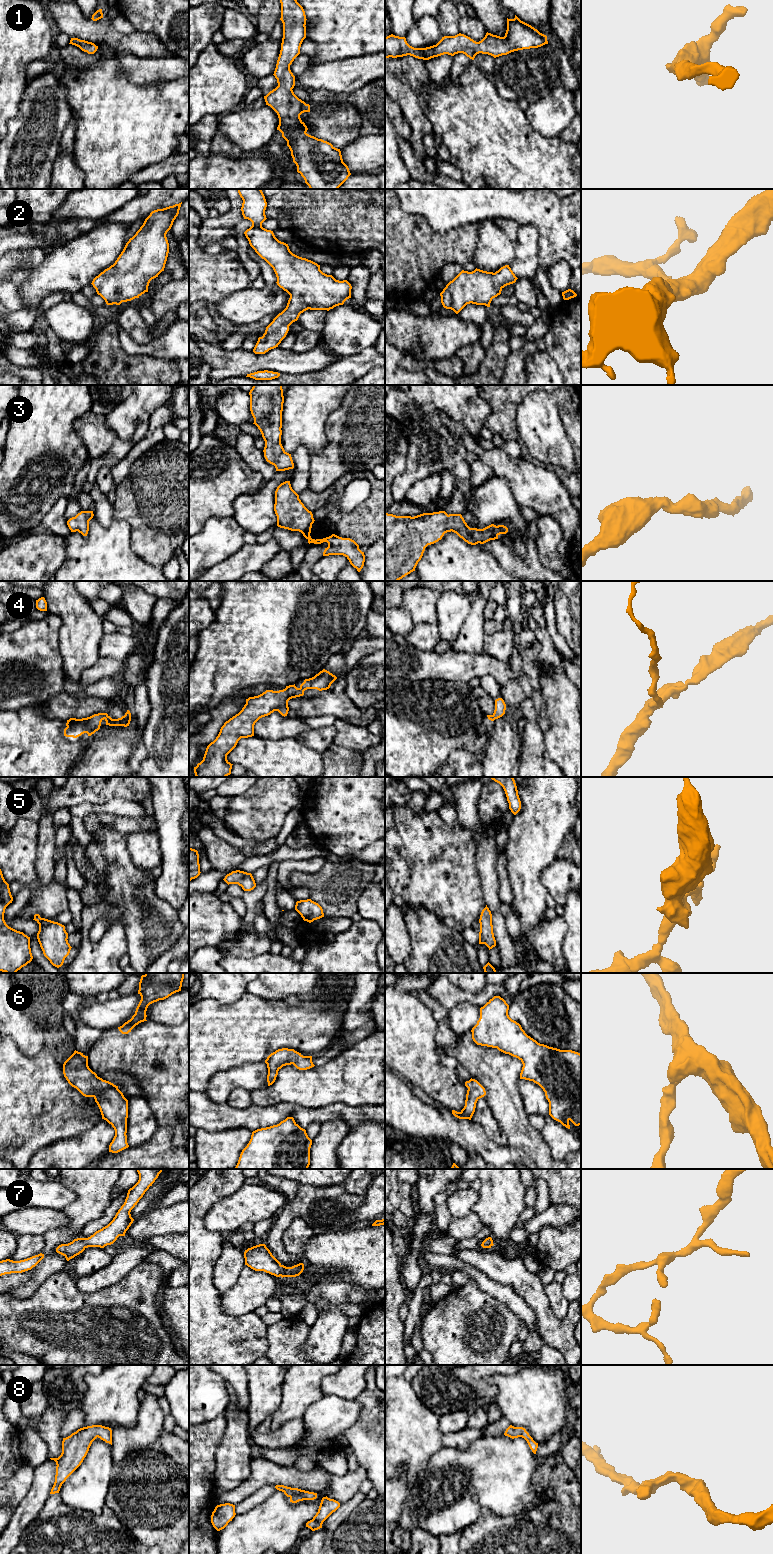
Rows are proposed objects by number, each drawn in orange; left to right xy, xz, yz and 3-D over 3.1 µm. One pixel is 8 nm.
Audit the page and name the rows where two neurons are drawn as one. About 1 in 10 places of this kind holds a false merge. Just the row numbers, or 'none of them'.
none of them

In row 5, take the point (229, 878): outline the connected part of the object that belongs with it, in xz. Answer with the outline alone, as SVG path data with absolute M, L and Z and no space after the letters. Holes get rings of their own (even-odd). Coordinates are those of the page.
M236 870L227 874L223 879L228 885L238 884L244 891L251 891L256 887L255 880L251 873Z

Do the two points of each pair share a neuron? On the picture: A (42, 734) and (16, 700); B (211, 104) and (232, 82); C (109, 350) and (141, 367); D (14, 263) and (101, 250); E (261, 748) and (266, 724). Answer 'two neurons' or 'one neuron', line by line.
A: two neurons
B: one neuron
C: one neuron
D: two neurons
E: two neurons

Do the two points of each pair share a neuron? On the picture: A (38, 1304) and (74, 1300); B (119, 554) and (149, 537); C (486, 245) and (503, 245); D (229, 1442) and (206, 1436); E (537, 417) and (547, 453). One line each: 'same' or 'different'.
A: same
B: different
C: same
D: different
E: same

